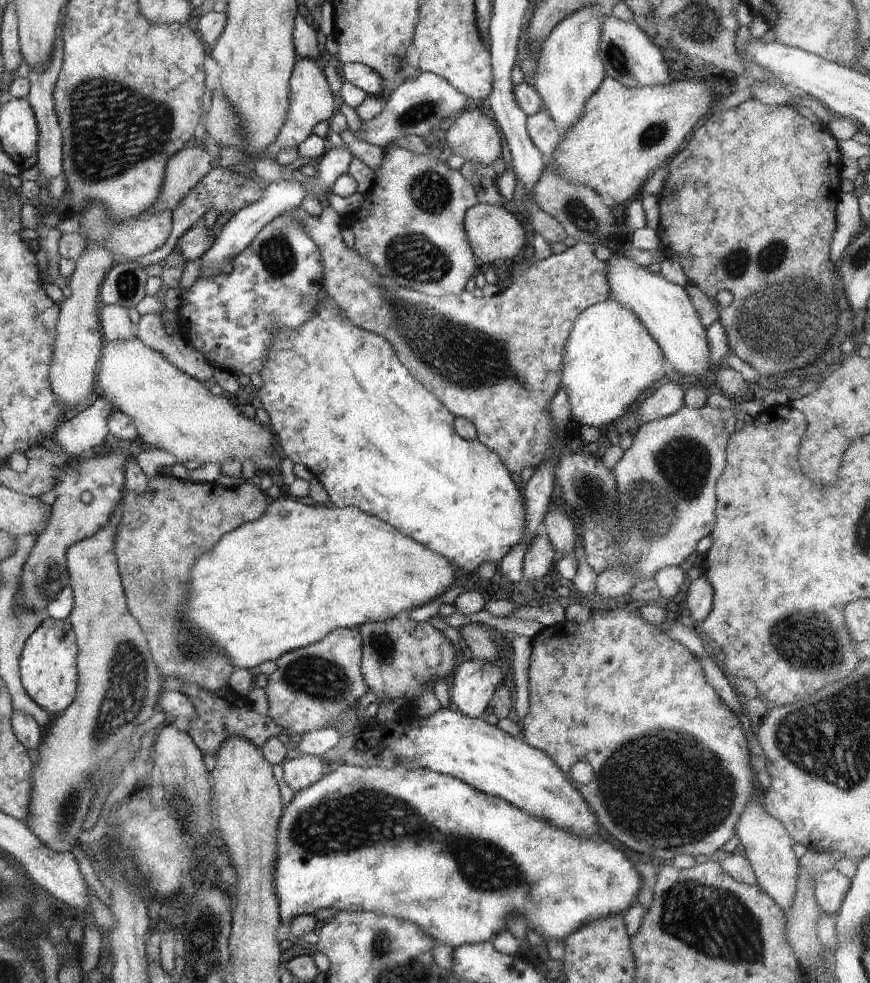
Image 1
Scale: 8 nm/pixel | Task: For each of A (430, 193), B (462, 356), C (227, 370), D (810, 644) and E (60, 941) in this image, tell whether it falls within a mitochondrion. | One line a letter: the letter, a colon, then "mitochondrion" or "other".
A: mitochondrion
B: mitochondrion
C: other
D: mitochondrion
E: other

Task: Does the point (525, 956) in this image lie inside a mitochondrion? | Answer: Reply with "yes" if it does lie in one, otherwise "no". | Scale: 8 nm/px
no

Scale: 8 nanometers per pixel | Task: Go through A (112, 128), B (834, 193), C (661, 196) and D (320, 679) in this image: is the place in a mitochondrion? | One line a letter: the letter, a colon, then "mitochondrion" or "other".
A: mitochondrion
B: other
C: other
D: mitochondrion

